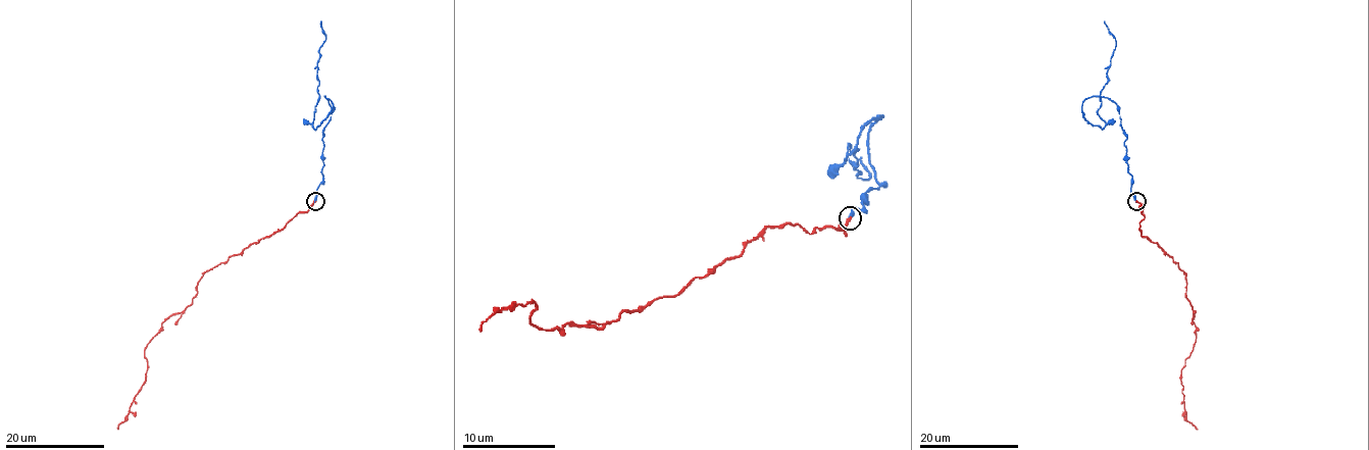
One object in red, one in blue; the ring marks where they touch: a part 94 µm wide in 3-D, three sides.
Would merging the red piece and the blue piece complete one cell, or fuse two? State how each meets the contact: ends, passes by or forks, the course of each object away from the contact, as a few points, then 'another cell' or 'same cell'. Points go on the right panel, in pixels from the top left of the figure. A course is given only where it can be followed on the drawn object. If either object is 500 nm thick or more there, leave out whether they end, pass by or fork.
red ends; blue ends; course red (1136, 200), (1144, 216), (1141, 233), (1177, 262), (1195, 312), (1196, 341), (1181, 382), (1186, 418), (1198, 430); course blue (1135, 200), (1119, 107), (1091, 96), (1081, 112), (1093, 124), (1105, 124), (1098, 108), (1115, 39), (1104, 21); another cell

